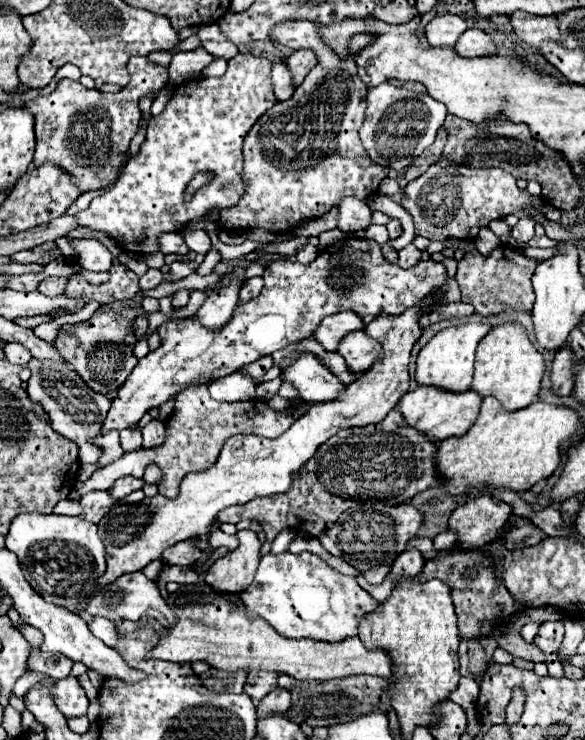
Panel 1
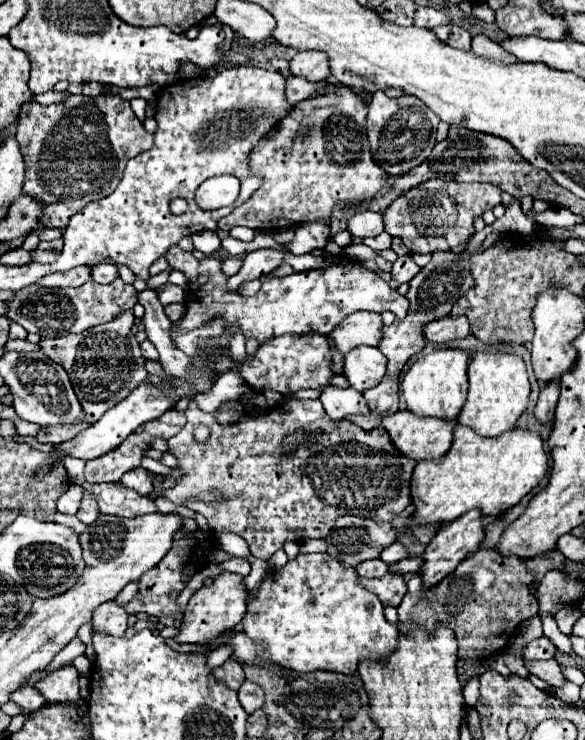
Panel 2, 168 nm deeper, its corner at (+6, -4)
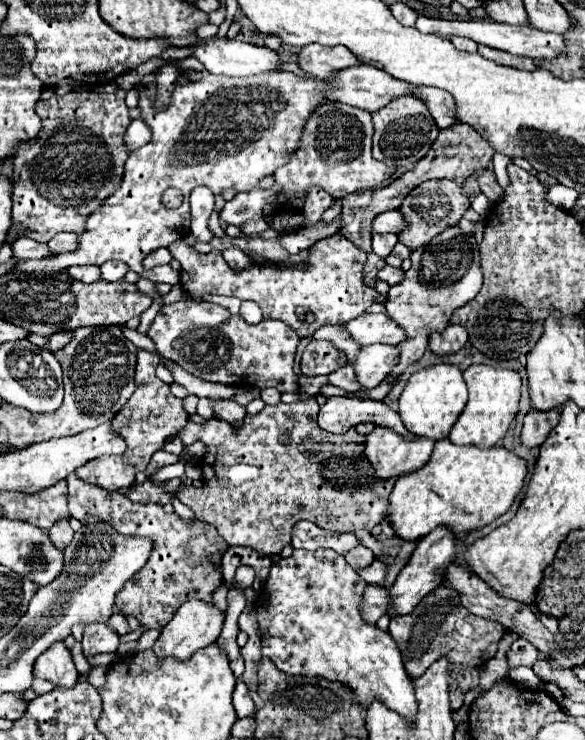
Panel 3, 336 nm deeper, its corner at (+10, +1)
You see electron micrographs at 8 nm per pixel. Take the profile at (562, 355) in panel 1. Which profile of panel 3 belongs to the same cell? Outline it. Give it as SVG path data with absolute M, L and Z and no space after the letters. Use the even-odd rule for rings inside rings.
M531 411L525 417L525 425L521 431L521 443L529 449L541 447L541 443L545 443L545 439L549 437L549 431L557 423L559 423L559 411L547 411L547 413Z

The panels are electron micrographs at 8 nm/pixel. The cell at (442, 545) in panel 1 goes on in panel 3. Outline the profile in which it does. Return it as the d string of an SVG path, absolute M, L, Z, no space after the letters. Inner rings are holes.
M373 561L369 567L363 567L361 571L357 571L361 575L361 579L365 579L365 583L373 583L373 585L381 585L385 575L387 575L387 567L381 561Z

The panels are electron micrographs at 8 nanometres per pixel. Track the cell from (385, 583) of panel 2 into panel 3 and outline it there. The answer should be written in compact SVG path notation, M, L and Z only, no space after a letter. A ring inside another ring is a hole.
M367 585L363 601L361 601L361 615L365 615L365 623L375 623L389 605L389 591L381 585Z

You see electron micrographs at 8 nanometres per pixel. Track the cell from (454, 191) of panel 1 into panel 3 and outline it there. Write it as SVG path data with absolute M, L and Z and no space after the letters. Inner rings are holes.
M435 179L435 181L425 181L421 187L415 187L399 207L399 211L405 217L407 227L399 235L399 243L415 251L417 247L429 243L437 233L441 233L447 227L453 227L459 223L463 213L469 209L469 199L461 193L461 187L449 179Z

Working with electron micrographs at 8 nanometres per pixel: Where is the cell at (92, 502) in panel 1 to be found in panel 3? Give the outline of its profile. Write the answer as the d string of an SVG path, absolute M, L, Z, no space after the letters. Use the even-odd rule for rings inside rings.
M147 481L147 483L141 483L141 485L133 485L133 487L121 489L119 493L123 493L125 497L129 497L135 503L147 503L147 501L151 501L151 503L165 505L165 503L169 503L169 501L175 499L177 489L175 491L167 491L167 489L163 489L163 487L153 485L151 481Z

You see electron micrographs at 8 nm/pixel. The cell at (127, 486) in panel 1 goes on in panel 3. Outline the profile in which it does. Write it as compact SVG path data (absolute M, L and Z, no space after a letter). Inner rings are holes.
M181 457L177 463L161 467L161 469L159 469L151 479L163 483L163 481L169 481L169 479L175 479L175 477L183 477L183 475L185 475L185 463L187 463L187 461Z

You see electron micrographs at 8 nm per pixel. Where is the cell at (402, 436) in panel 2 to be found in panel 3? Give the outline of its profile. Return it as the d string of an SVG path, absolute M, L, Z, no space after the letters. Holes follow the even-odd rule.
M375 427L375 431L365 437L365 457L373 471L377 471L377 479L403 477L429 461L433 445L435 441L427 437L403 439L391 429Z

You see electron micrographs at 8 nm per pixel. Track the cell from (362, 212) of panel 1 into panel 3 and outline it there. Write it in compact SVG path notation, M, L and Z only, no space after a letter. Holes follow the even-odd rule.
M385 211L385 213L377 215L377 219L373 221L375 233L395 233L395 235L399 235L403 229L405 229L405 219L403 219L401 211Z

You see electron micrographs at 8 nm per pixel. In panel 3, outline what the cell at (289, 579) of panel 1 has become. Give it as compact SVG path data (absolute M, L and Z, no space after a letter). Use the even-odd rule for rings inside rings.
M295 549L291 557L279 559L271 565L269 579L265 581L261 599L257 603L263 655L269 657L277 665L277 669L285 671L287 675L323 677L345 683L351 687L355 703L369 707L373 701L381 701L389 709L397 711L403 719L413 721L417 713L417 697L413 691L413 683L405 673L397 643L387 631L381 631L361 619L359 603L365 587L365 581L345 563L345 557L329 549Z

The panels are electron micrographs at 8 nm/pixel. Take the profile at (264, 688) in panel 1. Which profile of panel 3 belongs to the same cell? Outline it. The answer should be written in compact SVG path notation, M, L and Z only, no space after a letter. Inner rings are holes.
M237 681L237 687L233 691L233 707L237 711L237 717L251 717L253 711L255 711L255 705L249 697L249 691L247 691L247 685L243 681Z

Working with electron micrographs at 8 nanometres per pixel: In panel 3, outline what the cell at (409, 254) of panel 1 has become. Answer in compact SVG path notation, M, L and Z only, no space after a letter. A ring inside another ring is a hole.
M385 265L385 267L377 273L377 279L385 281L385 283L389 283L389 285L401 283L403 277L405 277L405 273L403 273L401 269L397 269L397 267L391 267L391 265Z

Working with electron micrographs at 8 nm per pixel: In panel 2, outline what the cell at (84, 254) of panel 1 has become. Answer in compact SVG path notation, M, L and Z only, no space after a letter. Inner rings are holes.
M97 264L91 268L91 278L99 284L109 284L117 278L117 268L113 264Z

